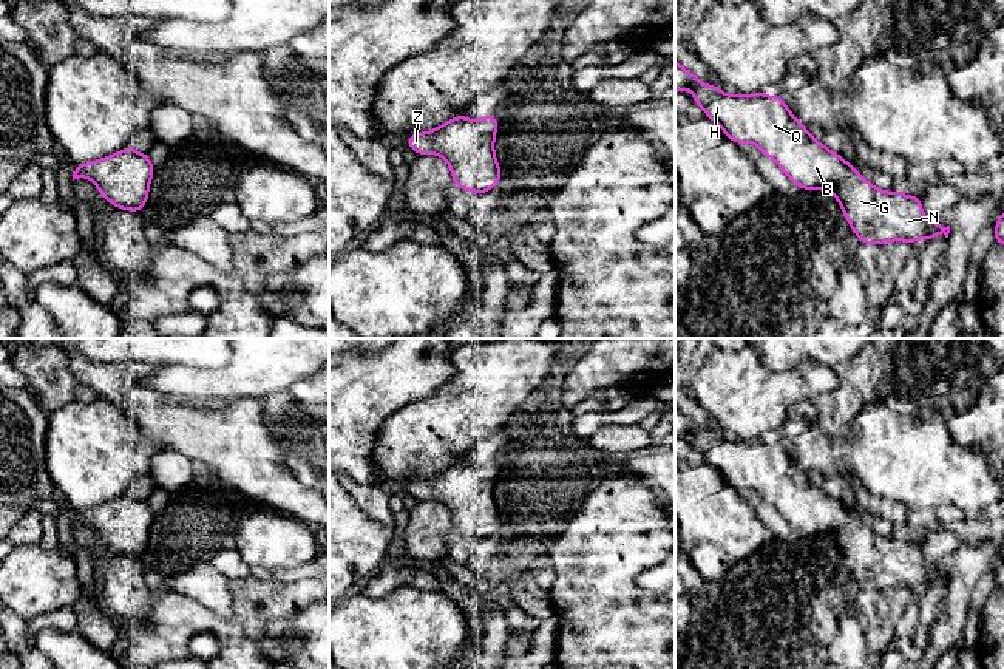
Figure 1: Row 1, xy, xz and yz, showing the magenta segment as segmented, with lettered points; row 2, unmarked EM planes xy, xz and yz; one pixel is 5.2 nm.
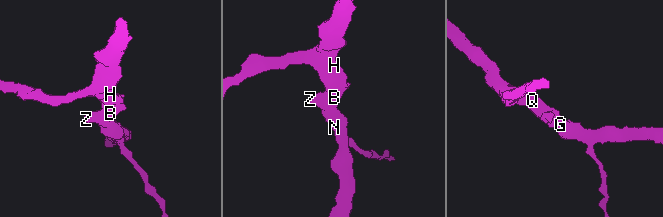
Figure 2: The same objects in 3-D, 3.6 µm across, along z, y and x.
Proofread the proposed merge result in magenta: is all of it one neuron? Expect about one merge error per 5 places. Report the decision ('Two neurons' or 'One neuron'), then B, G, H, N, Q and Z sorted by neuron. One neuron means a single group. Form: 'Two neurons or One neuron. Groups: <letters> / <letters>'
One neuron. Groups: B G H N Q Z

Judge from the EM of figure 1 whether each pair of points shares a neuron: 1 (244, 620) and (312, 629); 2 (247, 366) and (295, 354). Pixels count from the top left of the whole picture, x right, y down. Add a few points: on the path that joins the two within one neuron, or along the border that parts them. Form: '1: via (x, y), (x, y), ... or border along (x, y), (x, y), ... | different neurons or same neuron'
1: border along (303, 609), (274, 618), (260, 652) | different neurons
2: via (260, 365), (271, 354), (283, 354) | same neuron

